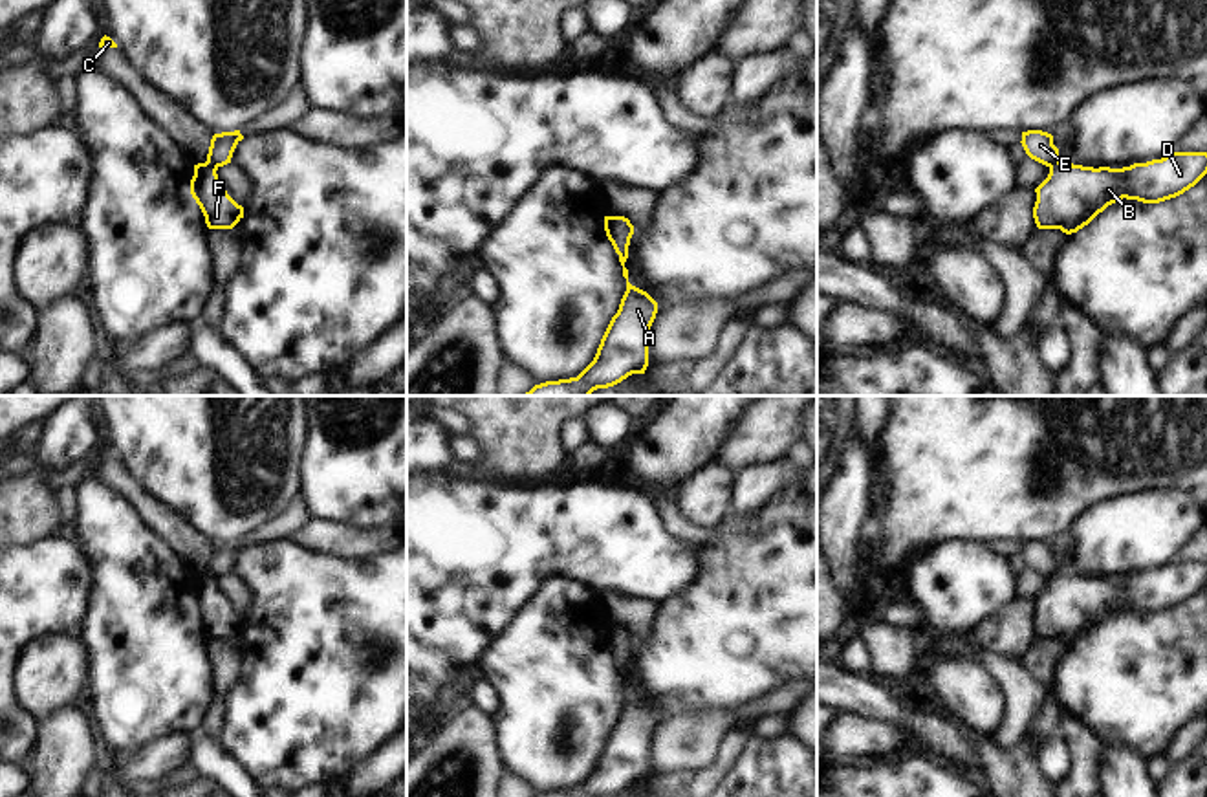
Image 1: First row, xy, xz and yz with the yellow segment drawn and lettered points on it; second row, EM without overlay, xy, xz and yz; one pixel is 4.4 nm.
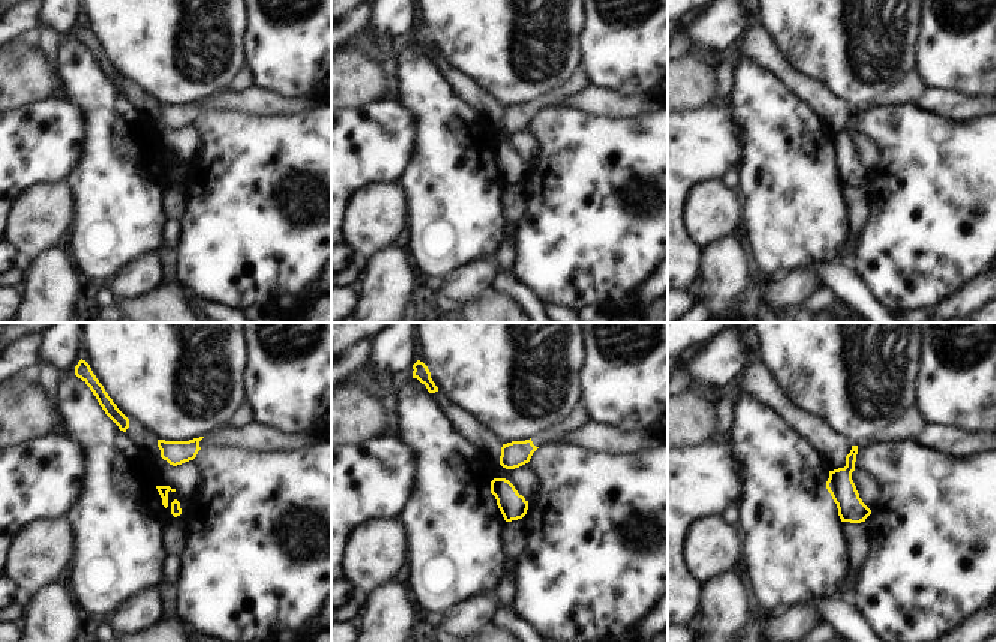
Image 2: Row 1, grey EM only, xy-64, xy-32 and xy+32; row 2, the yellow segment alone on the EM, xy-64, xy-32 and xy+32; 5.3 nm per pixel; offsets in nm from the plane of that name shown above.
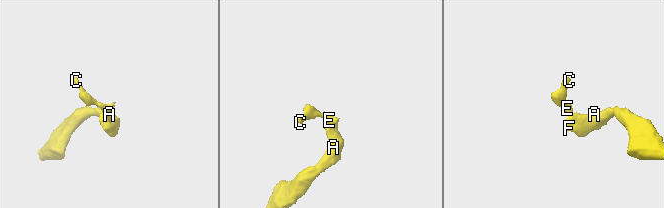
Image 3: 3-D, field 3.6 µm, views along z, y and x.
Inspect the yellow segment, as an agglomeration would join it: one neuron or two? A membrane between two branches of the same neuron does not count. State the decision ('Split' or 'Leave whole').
Split.

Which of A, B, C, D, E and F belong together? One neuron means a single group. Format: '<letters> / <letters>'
A B D F / C E

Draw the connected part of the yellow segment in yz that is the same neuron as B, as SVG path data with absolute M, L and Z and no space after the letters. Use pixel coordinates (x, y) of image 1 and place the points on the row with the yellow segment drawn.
M1170 152L1123 169L1059 161L1035 189L1033 218L1038 229L1071 235L1123 198L1159 203L1183 194L1205 174L1207 152Z

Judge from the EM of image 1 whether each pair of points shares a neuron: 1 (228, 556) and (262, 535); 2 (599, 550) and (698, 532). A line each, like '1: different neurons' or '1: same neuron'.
1: same neuron
2: different neurons

